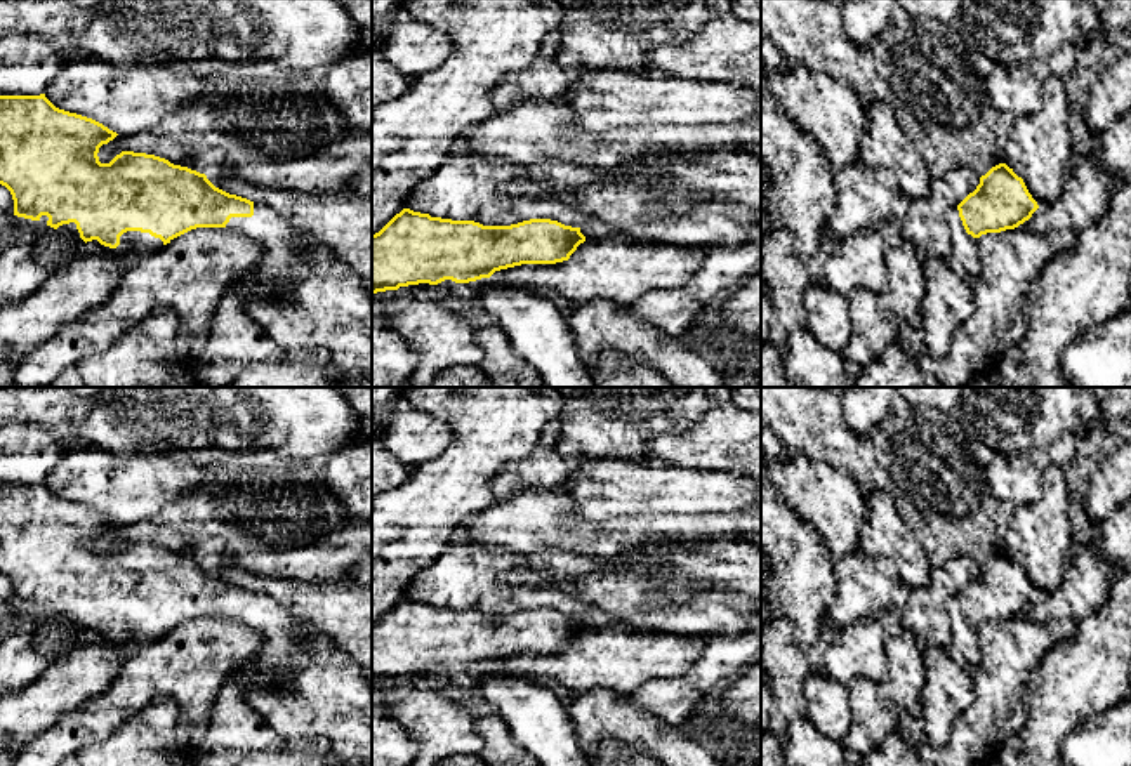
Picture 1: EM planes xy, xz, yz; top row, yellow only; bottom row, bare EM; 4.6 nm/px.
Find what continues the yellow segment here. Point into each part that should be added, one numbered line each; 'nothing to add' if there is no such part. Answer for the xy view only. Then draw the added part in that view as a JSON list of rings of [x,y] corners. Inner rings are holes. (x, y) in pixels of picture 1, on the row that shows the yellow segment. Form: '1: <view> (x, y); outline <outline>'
1: xy (138, 242); outline [[[127,231],[120,236],[120,245],[116,247],[116,252],[146,254],[146,252],[153,252],[162,247],[163,247],[163,241],[160,238],[151,236],[149,233]]]

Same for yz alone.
1: yz (965, 259); outline [[[957,207],[945,214],[945,222],[952,238],[950,266],[964,276],[976,276],[982,269],[976,238],[966,233]]]

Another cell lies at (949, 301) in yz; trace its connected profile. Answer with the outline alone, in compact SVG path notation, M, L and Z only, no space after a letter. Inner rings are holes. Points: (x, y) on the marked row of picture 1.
M929 257L923 262L924 300L921 323L924 328L926 353L945 356L950 349L956 328L975 309L973 290L968 276L957 273L949 259Z

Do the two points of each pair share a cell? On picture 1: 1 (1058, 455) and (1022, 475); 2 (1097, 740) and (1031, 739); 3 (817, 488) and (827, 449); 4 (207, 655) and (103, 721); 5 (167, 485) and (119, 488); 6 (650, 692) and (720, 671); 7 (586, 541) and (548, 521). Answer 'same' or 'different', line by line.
1: same
2: different
3: different
4: same
5: same
6: same
7: same

